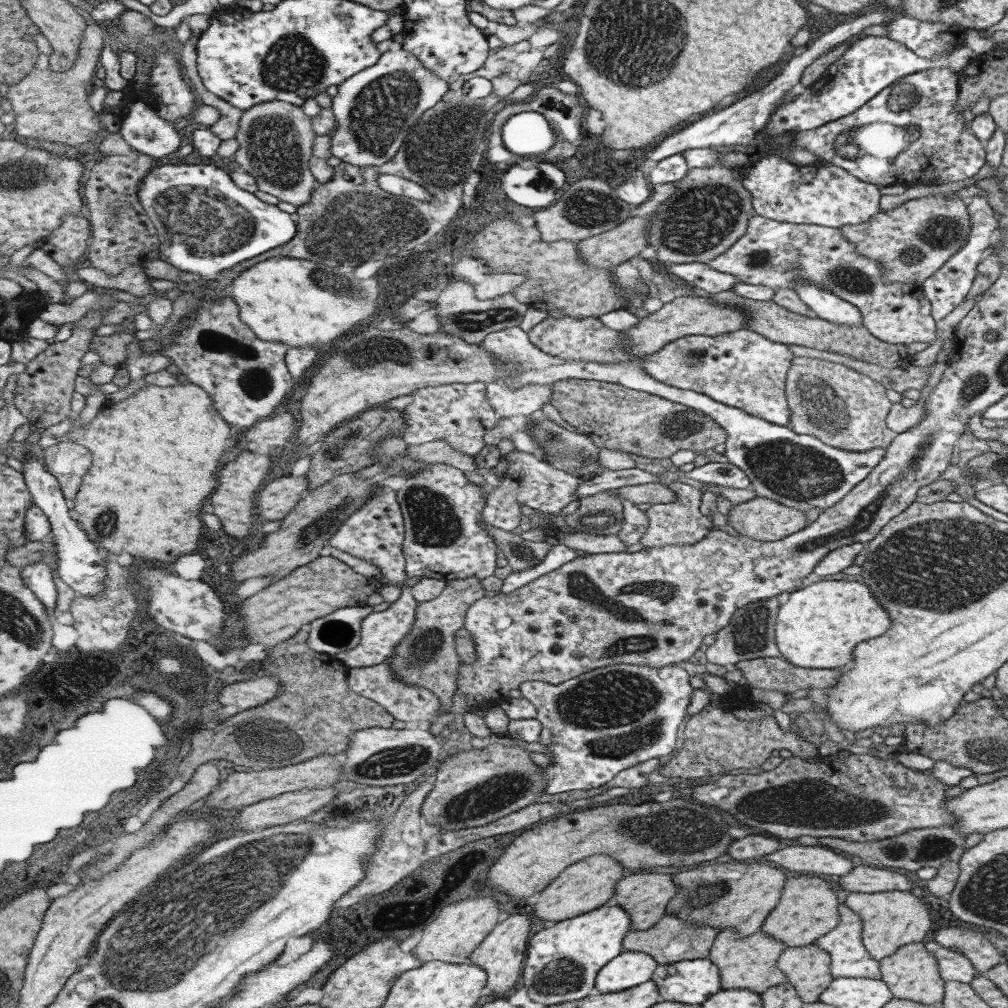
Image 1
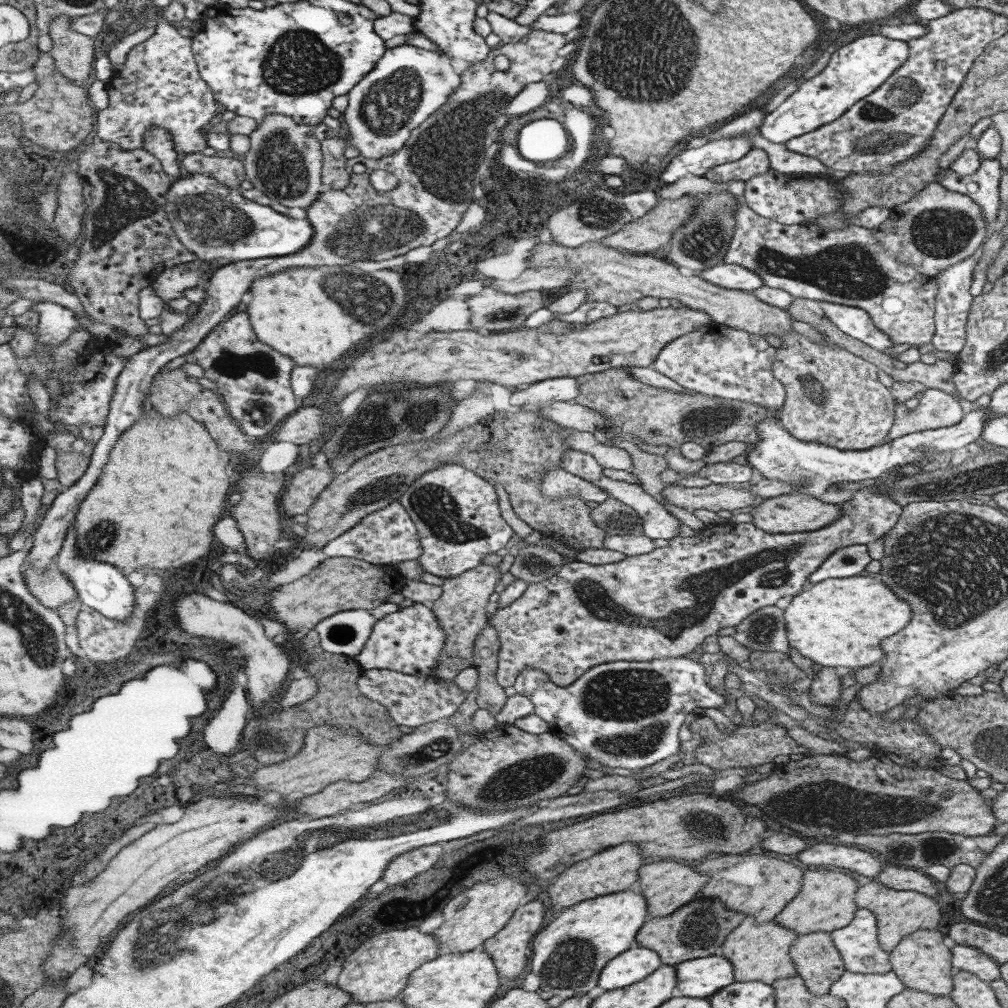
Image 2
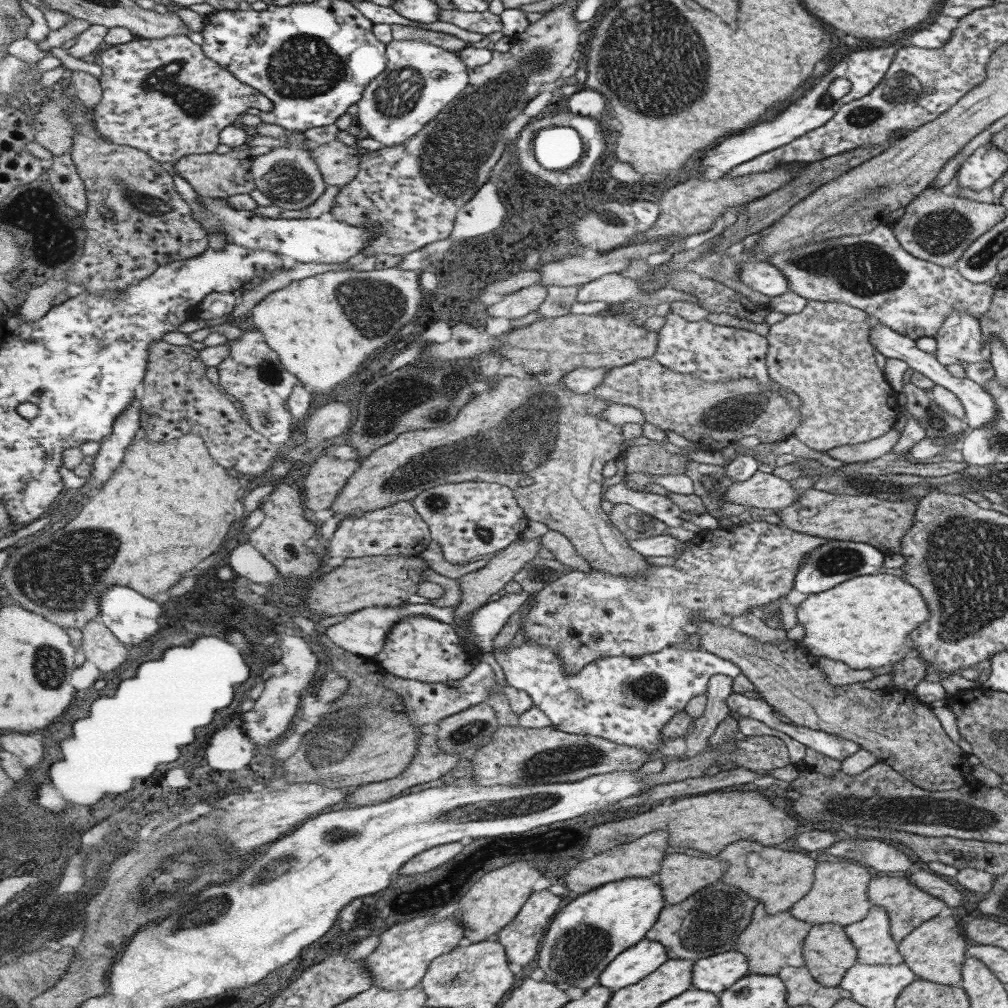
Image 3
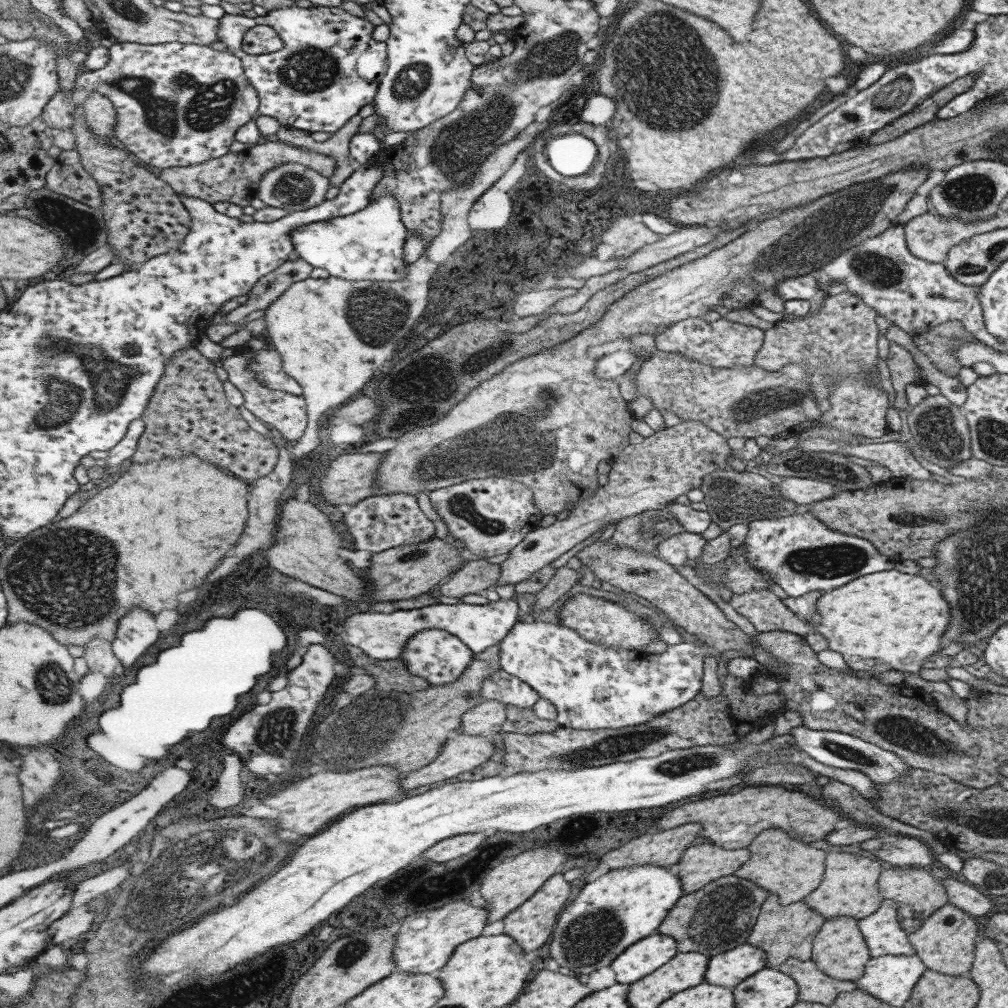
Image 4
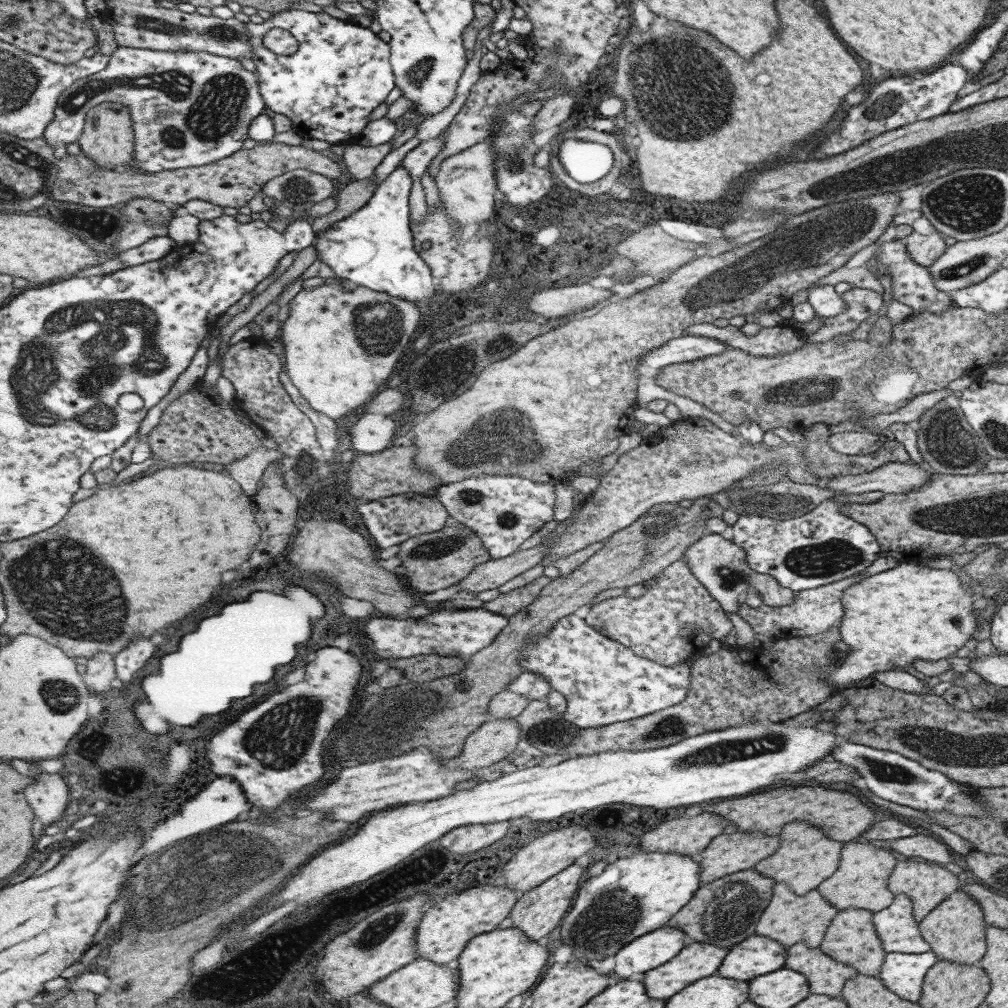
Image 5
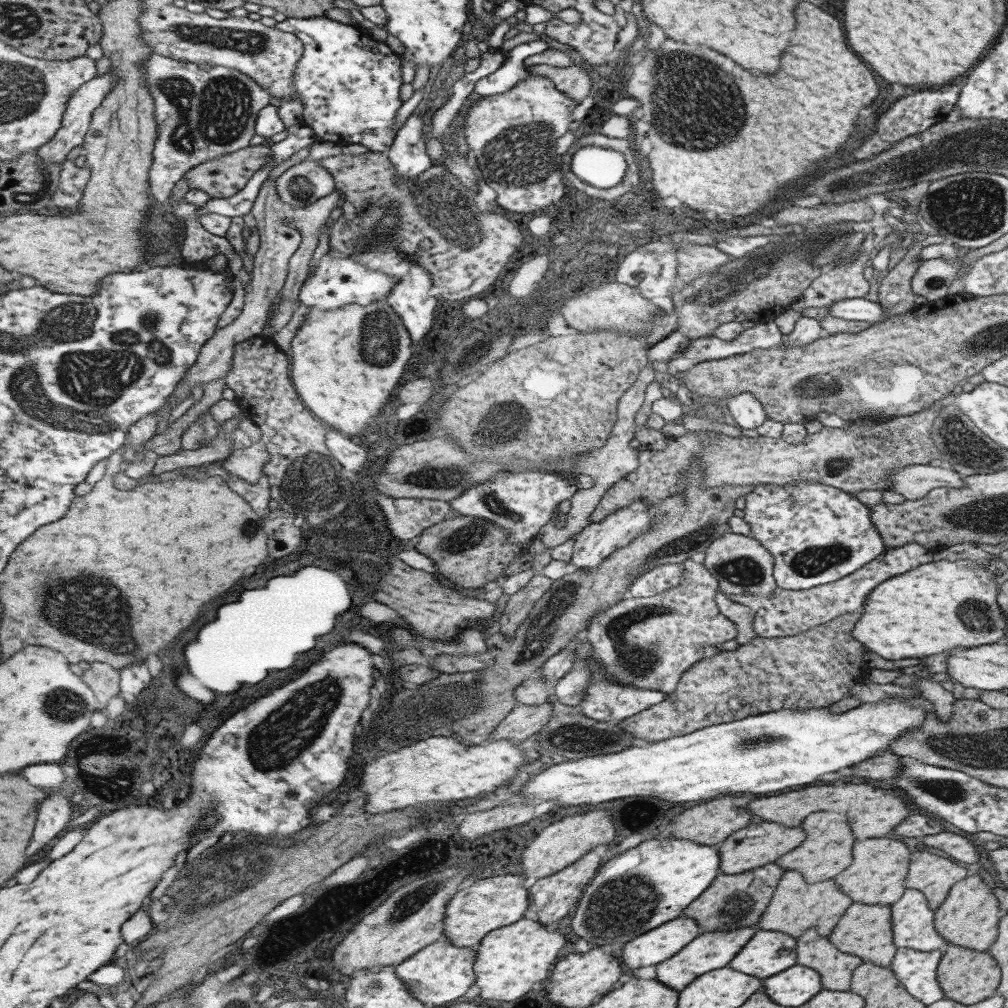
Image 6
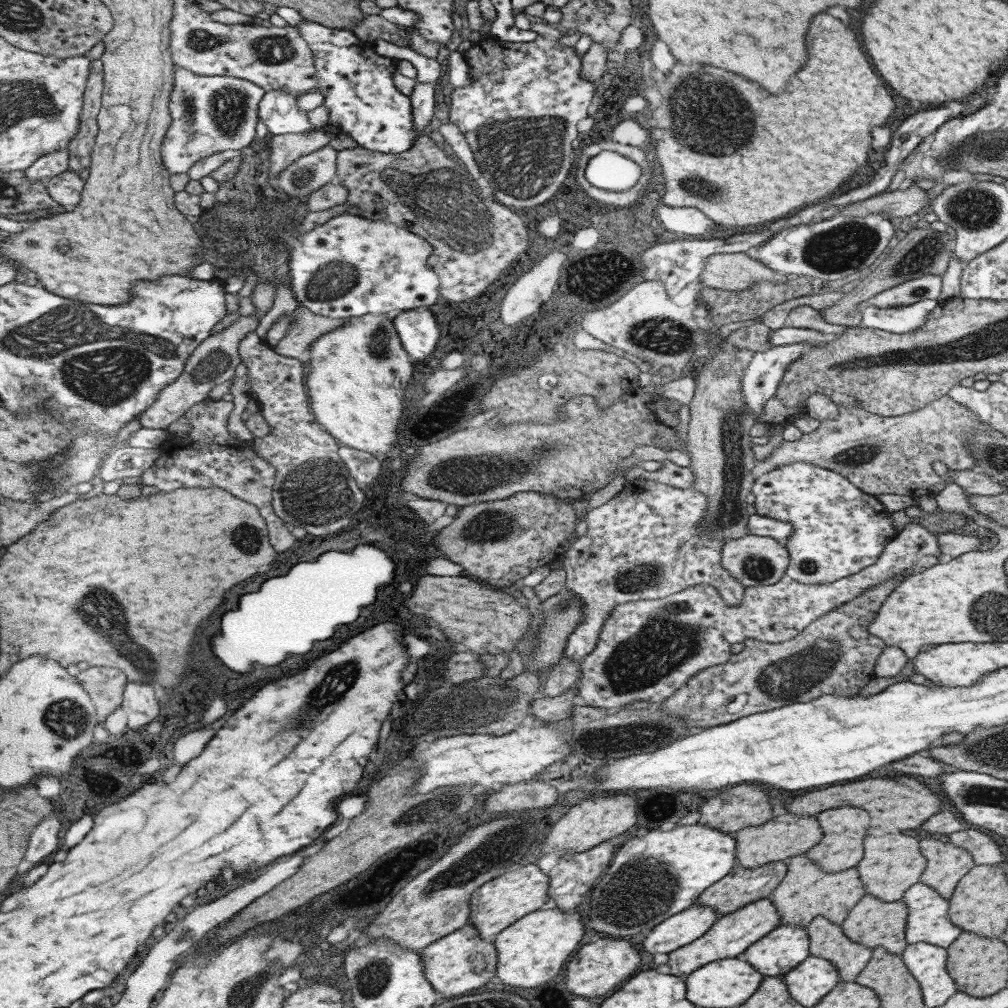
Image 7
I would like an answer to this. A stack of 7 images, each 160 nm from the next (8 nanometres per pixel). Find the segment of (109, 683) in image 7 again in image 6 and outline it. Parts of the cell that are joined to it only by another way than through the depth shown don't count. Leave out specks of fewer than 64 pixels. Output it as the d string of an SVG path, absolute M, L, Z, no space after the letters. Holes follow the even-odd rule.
M94 662L83 672L82 677L94 690L98 698L99 710L105 712L109 700L122 692L120 670L104 662Z

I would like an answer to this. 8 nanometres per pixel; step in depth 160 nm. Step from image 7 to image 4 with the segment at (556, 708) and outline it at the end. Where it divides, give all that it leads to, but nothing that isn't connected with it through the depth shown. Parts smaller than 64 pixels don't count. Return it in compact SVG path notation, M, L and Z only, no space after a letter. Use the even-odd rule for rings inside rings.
M455 734L447 738L444 747L437 755L437 758L431 764L420 768L418 771L413 771L403 776L402 788L411 790L411 788L426 789L429 784L447 780L447 778L455 778L459 774L463 774L466 770L473 770L477 766L481 766L483 762L487 762L493 756L493 742L491 738L485 736L469 736Z

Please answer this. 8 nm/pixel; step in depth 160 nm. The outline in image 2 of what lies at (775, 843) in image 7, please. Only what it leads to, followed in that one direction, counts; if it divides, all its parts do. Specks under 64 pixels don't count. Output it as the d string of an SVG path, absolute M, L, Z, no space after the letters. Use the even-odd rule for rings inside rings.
M658 861L643 865L641 868L641 881L634 887L646 895L650 918L663 917L674 912L680 906L686 905L698 894L699 889L708 881L708 876L677 861Z

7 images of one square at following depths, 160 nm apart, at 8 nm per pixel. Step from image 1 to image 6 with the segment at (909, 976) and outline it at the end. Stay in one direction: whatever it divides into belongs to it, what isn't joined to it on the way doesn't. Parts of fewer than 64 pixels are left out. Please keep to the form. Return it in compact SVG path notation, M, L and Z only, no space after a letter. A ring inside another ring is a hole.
M977 876L965 877L948 890L945 900L934 910L934 929L947 943L986 952L997 936L1001 916L998 902L992 889Z

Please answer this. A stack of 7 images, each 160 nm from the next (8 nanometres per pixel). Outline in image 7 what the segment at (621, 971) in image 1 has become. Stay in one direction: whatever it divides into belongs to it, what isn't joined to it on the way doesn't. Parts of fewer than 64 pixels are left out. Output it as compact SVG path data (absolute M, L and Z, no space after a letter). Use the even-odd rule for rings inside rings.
M695 903L655 925L642 941L642 949L651 954L671 953L707 933L718 917L714 906Z

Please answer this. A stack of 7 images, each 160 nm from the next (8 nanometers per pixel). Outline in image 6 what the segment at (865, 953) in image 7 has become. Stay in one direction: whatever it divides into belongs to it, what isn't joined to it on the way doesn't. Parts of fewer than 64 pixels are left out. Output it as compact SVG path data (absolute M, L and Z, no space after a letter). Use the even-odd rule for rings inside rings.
M808 928L796 938L796 964L810 967L819 974L825 990L847 991L851 973L862 963L859 957L839 952L827 936L819 936L816 928Z

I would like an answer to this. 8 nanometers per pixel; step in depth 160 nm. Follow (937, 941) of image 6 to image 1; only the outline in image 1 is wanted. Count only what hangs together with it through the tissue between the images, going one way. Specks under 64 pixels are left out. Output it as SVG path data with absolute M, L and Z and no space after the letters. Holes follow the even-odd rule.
M844 903L836 908L838 914L837 924L823 936L814 941L814 945L825 950L830 956L829 974L832 978L873 978L879 979L878 961L871 958L860 939L861 925L858 914L849 910Z

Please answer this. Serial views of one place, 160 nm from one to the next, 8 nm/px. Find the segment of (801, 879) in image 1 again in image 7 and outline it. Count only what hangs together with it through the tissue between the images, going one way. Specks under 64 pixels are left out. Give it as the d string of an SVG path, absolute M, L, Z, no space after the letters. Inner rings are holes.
M903 832L883 836L866 834L863 839L863 857L854 867L867 894L883 902L895 902L900 900L912 884L918 882L925 868L925 859L919 853L917 839L909 834Z

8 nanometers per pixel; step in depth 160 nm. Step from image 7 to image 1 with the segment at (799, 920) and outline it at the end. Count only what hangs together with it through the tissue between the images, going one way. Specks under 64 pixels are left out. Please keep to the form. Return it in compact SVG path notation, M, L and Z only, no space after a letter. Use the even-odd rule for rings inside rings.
M732 929L718 932L707 958L718 967L721 990L747 989L761 994L771 986L786 981L786 976L776 966L777 957L783 952L784 944L767 936L764 932L754 932L741 938Z

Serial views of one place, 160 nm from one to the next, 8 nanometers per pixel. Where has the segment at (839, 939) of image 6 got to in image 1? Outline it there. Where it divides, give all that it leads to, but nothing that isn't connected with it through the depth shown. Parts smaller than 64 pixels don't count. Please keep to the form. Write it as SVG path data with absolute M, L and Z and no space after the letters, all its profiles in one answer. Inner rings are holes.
M814 943L807 946L787 946L777 957L776 966L786 976L786 981L795 989L798 997L809 1004L817 1002L818 996L833 980L829 974L830 956Z

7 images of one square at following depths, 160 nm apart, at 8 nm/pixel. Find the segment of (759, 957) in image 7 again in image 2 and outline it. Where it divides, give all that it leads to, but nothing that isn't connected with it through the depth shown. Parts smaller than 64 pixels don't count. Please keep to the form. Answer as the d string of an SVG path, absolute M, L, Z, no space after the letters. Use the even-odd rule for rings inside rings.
M718 953L683 961L673 967L677 973L676 995L709 998L734 982L731 963Z

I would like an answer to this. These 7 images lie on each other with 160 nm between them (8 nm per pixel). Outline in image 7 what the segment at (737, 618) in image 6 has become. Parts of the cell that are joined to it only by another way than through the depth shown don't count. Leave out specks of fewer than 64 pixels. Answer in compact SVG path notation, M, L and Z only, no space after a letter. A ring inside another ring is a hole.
M635 479L626 482L611 500L587 512L588 531L568 548L563 560L568 575L566 587L577 595L585 608L582 623L569 637L564 658L581 662L594 653L611 613L627 602L655 601L681 593L689 586L705 584L719 592L722 603L739 605L744 587L721 567L721 545L727 538L711 537L711 531L703 529L707 509L709 498L697 490L674 488L655 480Z

